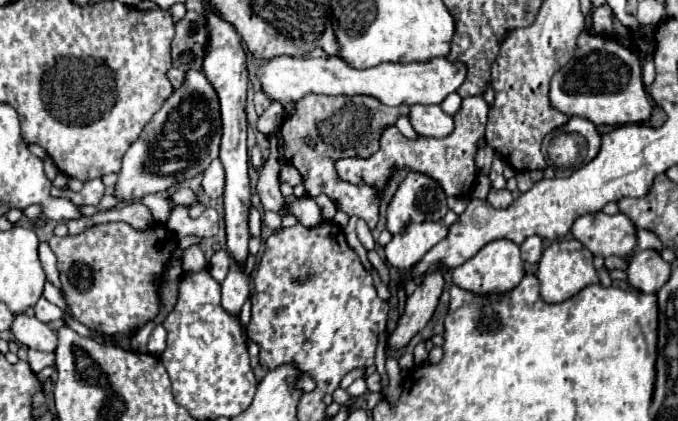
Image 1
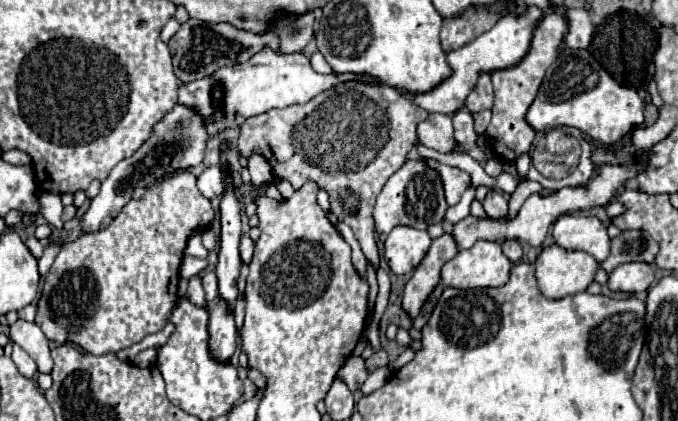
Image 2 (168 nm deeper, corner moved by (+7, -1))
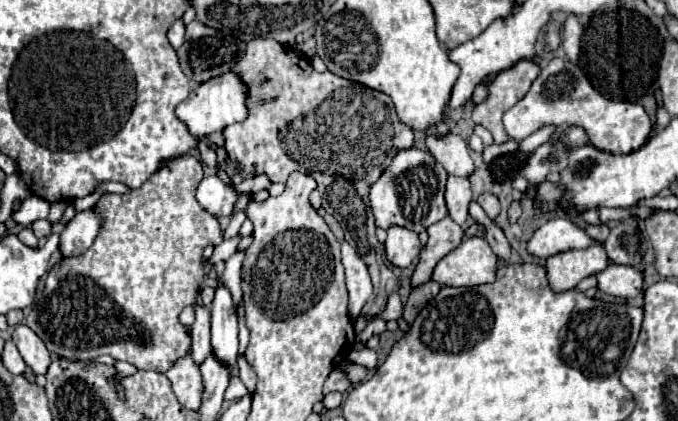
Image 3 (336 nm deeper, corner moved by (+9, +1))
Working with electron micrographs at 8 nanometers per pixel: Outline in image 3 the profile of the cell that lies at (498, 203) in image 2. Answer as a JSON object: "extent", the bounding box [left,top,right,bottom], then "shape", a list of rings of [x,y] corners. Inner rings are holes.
{"extent":[477,192,501,220],"shape":[[[485,192],[485,194],[481,194],[481,196],[477,198],[477,202],[481,204],[481,208],[485,210],[485,214],[487,214],[491,220],[495,220],[495,218],[497,218],[497,214],[499,214],[501,206],[499,206],[499,200],[497,200],[493,194]]]}

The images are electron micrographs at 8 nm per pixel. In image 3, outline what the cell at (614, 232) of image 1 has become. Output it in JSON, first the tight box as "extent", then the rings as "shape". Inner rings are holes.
{"extent":[527,216,593,258],"shape":[[[555,216],[533,232],[531,240],[527,242],[527,252],[535,258],[549,258],[571,248],[587,248],[591,242],[593,240],[581,226],[573,224],[569,218]]]}

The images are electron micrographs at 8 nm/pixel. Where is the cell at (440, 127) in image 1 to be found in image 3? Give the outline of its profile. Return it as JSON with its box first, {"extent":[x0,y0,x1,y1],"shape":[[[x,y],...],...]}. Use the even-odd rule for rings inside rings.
{"extent":[425,134,475,178],"shape":[[[447,134],[443,138],[427,136],[425,142],[427,142],[429,152],[447,170],[447,174],[463,176],[463,178],[473,174],[475,166],[469,156],[469,148],[461,136],[457,136],[457,134]]]}

